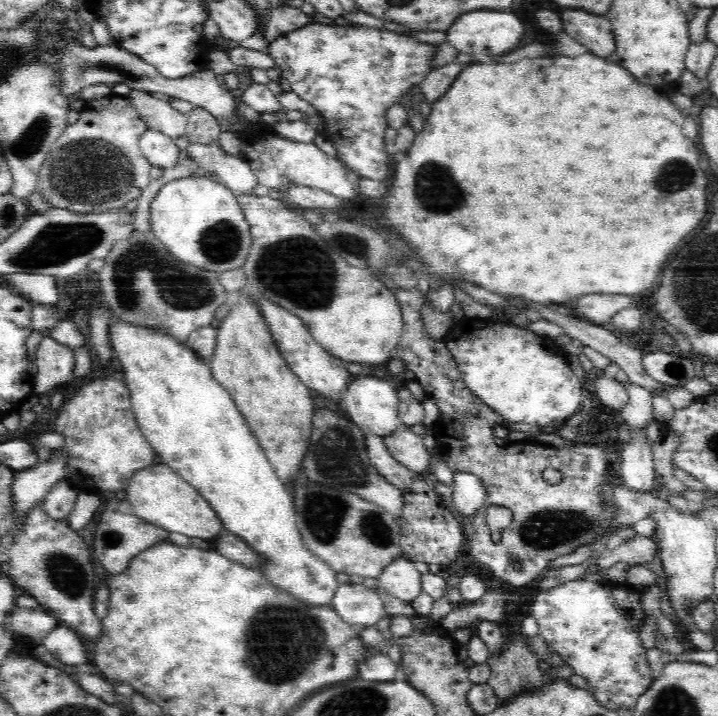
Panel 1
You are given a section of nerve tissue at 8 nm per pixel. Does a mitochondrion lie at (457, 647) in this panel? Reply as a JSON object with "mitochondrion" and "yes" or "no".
{"mitochondrion":"no"}

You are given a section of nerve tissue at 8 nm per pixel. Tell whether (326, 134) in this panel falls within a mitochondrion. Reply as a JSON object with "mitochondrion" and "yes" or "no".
{"mitochondrion":"no"}

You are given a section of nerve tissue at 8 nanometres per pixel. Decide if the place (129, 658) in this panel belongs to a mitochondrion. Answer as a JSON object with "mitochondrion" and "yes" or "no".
{"mitochondrion":"no"}

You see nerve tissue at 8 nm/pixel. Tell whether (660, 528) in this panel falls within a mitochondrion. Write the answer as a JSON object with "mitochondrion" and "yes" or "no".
{"mitochondrion":"no"}

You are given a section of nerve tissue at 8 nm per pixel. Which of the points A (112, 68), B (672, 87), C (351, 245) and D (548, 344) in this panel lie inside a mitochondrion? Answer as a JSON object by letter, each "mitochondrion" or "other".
{"A":"mitochondrion","B":"other","C":"mitochondrion","D":"other"}

